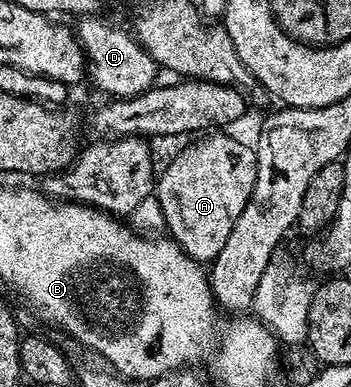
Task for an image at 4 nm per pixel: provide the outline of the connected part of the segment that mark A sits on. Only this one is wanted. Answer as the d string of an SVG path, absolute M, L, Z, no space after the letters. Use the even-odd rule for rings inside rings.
M212 135L182 149L154 184L154 200L160 203L167 235L197 262L211 262L222 250L230 230L234 230L234 222L238 222L238 214L250 202L256 181L255 151L232 136Z

